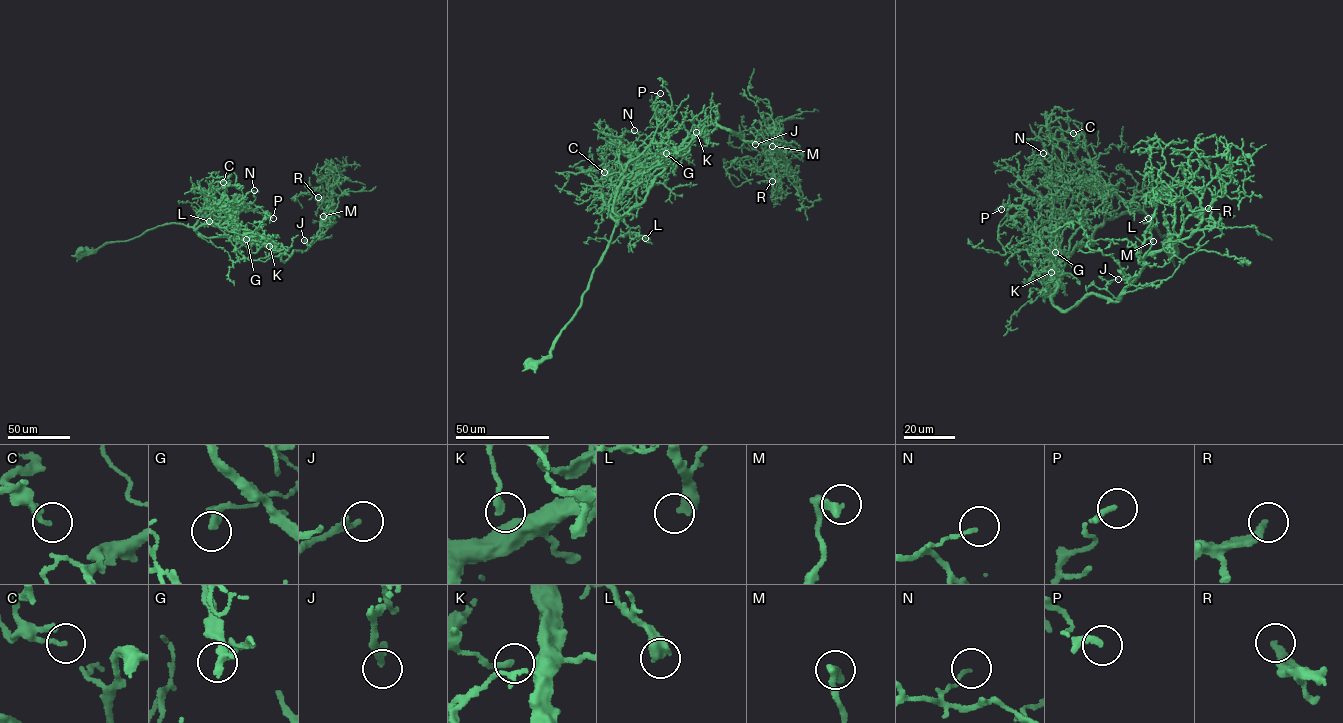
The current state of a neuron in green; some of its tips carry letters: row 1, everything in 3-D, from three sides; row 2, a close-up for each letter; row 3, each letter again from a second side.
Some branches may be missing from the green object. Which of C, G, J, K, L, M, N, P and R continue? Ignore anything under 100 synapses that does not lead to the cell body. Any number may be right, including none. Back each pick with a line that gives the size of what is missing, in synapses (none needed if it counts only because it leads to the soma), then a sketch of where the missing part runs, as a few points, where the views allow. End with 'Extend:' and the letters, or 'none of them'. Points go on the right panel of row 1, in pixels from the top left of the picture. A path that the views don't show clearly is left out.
L: 110 synapses; course (1148, 218), (1159, 222), (1171, 233), (1175, 233), (1178, 224), (1172, 213), (1168, 216), (1174, 221)
R: 170 synapses; course (1208, 208), (1225, 205), (1239, 186), (1229, 171), (1237, 152), (1233, 134)
Extend: L, R

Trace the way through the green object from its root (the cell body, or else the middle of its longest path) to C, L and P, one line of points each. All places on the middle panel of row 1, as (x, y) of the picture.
C: (529, 365), (548, 356), (576, 314), (617, 225), (612, 210), (624, 165), (608, 162), (586, 172), (604, 172)
L: (529, 365), (548, 356), (576, 313), (608, 245), (616, 222), (610, 217), (621, 217), (631, 238), (645, 238)
P: (529, 365), (548, 356), (579, 308), (617, 225), (612, 210), (625, 168), (653, 139), (653, 103), (660, 93)

